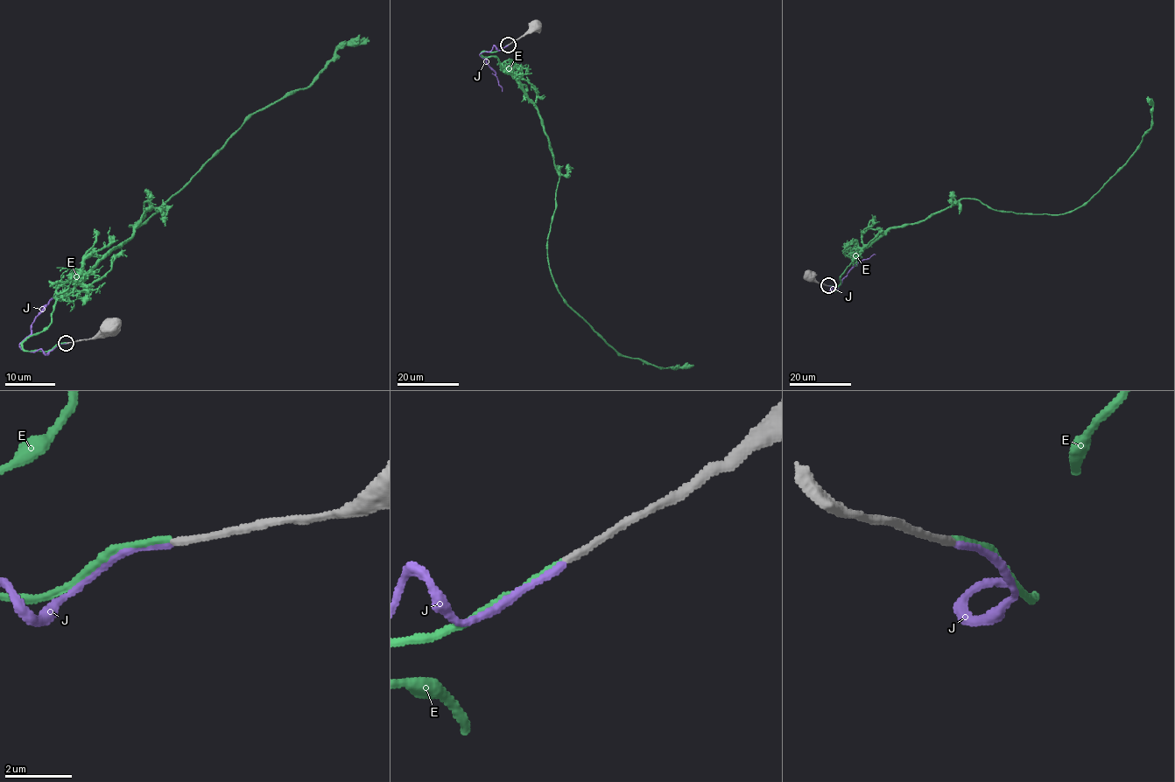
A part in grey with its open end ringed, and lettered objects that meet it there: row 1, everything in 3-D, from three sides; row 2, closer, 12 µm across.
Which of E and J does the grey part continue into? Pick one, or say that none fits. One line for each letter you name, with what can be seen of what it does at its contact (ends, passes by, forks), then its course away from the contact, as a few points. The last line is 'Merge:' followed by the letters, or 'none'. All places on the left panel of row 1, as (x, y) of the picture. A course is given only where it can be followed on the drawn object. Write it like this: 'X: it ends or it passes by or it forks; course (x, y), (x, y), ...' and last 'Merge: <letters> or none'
E: it ends; course (66, 342), (46, 351), (23, 344), (131, 237), (144, 203), (130, 226), (253, 114), (368, 37)
Merge: E

